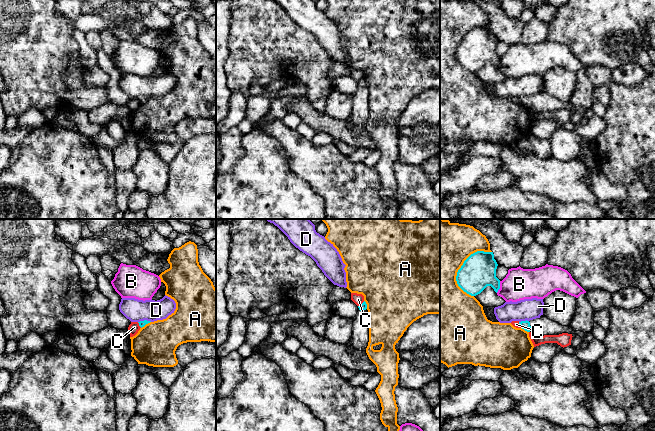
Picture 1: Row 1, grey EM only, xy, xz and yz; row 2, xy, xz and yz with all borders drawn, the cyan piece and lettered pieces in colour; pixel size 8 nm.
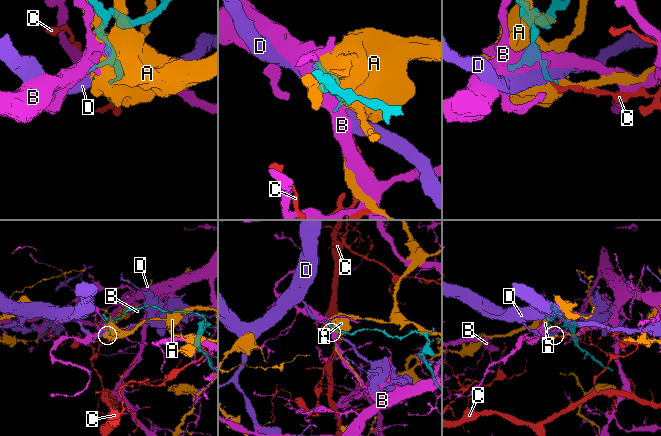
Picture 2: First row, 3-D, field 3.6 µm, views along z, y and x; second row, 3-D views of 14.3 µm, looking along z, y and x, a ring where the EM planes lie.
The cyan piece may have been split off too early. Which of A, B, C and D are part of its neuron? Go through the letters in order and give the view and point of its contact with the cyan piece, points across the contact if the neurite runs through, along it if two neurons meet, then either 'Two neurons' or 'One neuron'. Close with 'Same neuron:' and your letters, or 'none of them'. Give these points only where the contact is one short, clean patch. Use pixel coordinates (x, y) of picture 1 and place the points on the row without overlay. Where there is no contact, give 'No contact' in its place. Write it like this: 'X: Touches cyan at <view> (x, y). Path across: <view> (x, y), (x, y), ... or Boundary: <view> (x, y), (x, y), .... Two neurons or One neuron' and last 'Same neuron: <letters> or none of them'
A: Touches cyan at yz (463, 40). Two neurons
B: Touches cyan at yz (499, 63). Two neurons
C: Touches cyan at xz (362, 79). Boundary: xz (364, 77), (358, 82). Two neurons
D: Touches cyan at yz (523, 97). Boundary: yz (528, 96), (519, 98). Two neurons
Same neuron: none of them

